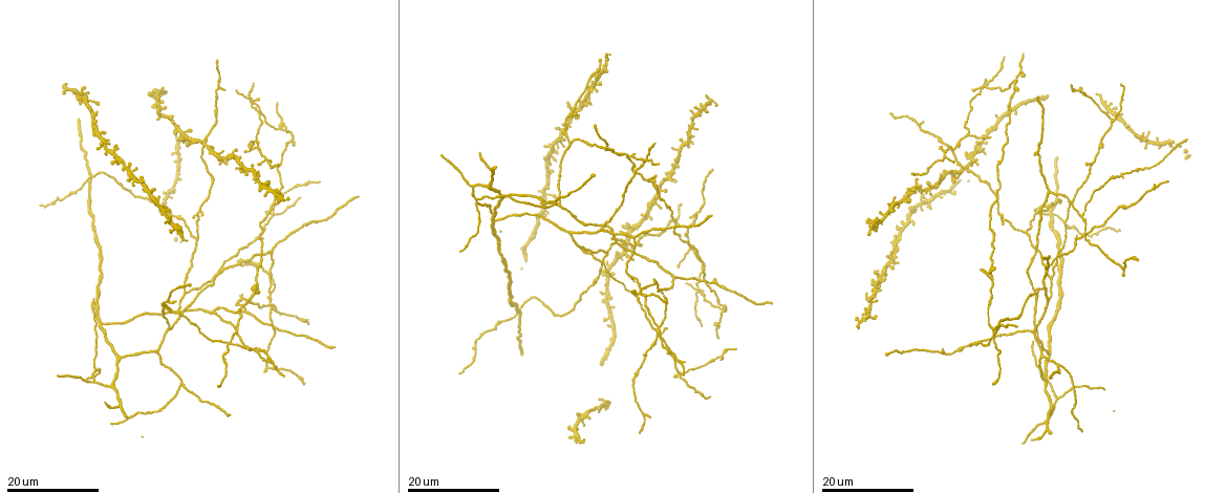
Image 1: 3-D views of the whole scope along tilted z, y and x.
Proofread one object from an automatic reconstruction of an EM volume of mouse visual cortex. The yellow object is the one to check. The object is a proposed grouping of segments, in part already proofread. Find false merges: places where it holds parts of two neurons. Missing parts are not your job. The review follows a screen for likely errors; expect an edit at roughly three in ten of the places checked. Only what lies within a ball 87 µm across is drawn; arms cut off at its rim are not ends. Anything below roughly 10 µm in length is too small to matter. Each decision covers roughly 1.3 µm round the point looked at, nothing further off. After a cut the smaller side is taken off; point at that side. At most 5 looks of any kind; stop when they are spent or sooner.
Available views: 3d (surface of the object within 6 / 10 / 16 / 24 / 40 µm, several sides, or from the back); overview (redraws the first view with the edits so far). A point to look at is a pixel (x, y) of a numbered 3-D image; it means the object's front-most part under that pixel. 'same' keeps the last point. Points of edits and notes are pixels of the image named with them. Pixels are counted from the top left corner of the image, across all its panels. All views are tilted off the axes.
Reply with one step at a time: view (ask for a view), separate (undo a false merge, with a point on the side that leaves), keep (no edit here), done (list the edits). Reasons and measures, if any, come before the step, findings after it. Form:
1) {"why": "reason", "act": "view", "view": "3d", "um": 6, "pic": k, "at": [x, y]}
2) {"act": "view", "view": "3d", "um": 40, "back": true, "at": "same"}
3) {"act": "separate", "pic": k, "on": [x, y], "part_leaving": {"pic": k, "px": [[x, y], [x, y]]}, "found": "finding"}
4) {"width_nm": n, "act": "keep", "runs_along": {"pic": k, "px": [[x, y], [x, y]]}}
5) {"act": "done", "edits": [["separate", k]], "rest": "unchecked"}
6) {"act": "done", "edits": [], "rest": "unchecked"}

{"why": "arms part here", "act": "view", "view": "3d", "um": 16, "pic": 1, "at": [571, 233]}

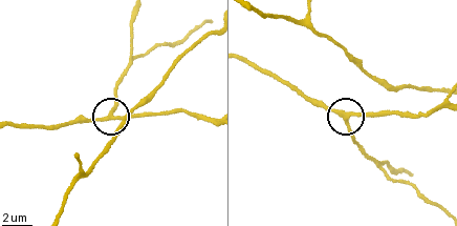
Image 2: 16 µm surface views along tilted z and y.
{"act": "view", "view": "3d", "um": 10, "pic": 2, "at": [346, 120]}

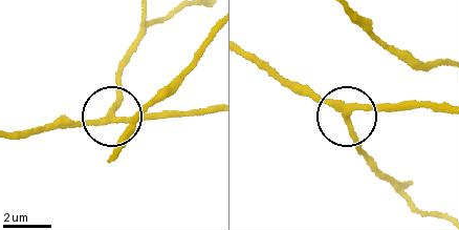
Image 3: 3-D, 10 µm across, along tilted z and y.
{"why": "closer look", "act": "view", "view": "3d", "um": 6, "pic": 3, "at": [345, 117]}

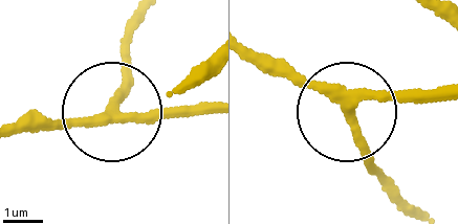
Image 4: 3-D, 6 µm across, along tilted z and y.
{"side_arm_um": 57, "arms": 3, "act": "keep", "found": "one neuron here"}

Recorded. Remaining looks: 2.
{"why": "three-way junction", "act": "view", "view": "3d", "um": 16, "pic": 1, "at": [1032, 332]}

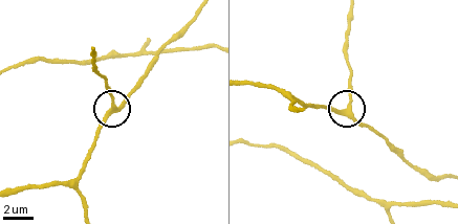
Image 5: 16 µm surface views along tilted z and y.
{"act": "view", "view": "3d", "um": 10, "pic": 5, "at": [114, 108]}

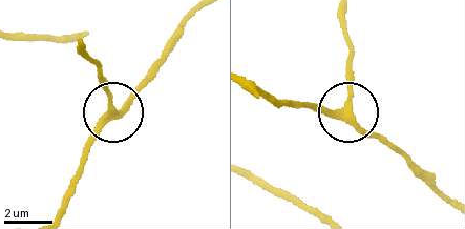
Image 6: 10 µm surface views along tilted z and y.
{"arms": 3, "act": "keep", "runs_along": {"pic": 6, "px": [[58, 210], [90, 140], [149, 82]]}, "found": "all the same neuron"}

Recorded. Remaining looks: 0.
{"act": "done", "edits": [], "rest": "unchecked"}

